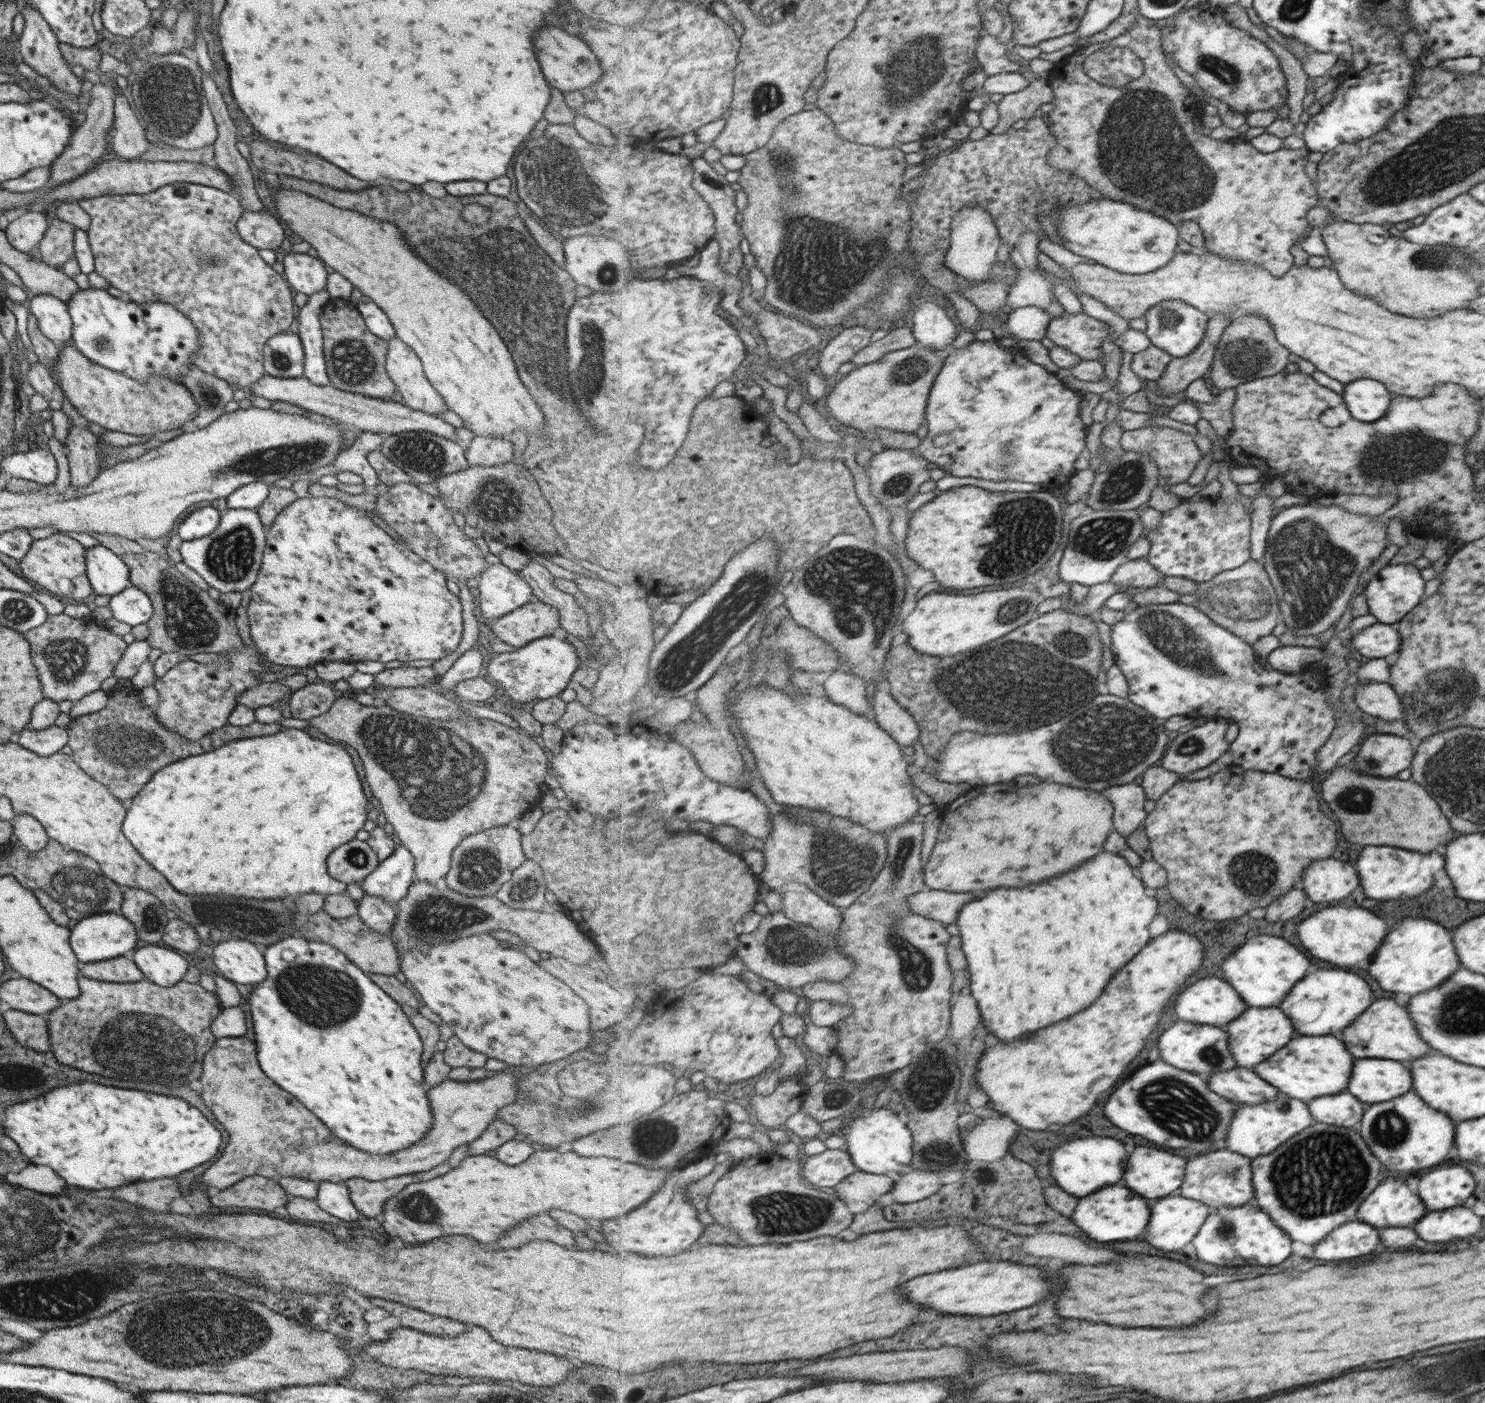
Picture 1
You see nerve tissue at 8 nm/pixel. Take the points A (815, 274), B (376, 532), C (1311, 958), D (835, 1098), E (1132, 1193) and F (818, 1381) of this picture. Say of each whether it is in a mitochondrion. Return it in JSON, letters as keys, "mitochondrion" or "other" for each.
{"A":"mitochondrion","B":"other","C":"other","D":"mitochondrion","E":"other","F":"other"}

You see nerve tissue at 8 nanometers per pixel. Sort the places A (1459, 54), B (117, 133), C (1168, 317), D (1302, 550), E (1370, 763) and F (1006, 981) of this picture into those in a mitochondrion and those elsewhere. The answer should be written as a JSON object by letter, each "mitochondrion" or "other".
{"A":"other","B":"other","C":"mitochondrion","D":"mitochondrion","E":"mitochondrion","F":"other"}

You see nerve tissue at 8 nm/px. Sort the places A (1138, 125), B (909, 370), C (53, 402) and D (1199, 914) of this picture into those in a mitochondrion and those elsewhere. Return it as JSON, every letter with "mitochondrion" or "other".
{"A":"mitochondrion","B":"mitochondrion","C":"other","D":"other"}

